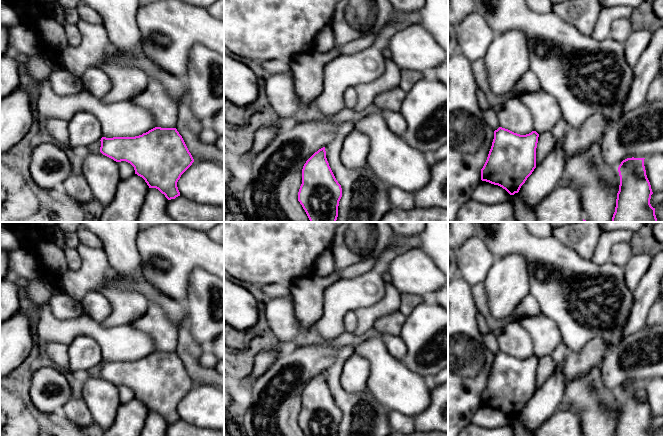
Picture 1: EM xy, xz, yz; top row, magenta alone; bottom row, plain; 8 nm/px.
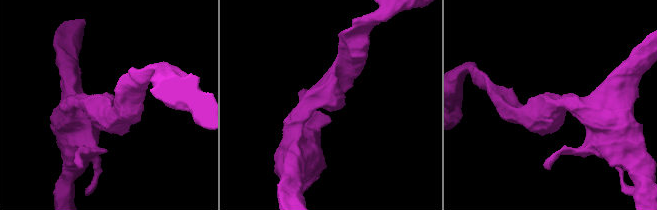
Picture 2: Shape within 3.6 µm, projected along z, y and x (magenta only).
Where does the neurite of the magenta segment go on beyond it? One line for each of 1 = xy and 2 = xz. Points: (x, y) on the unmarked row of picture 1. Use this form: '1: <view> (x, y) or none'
1: xy (164, 333)
2: none

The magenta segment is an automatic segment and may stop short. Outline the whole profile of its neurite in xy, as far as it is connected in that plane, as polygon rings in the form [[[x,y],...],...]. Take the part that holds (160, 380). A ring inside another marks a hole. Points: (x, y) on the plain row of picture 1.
[[[150,304],[146,313],[131,325],[152,338],[155,351],[135,361],[102,361],[100,376],[116,386],[130,387],[134,391],[135,398],[142,401],[149,412],[158,413],[168,424],[175,423],[180,420],[178,404],[194,386],[182,360],[175,352],[179,328],[167,318],[163,309],[157,304]]]

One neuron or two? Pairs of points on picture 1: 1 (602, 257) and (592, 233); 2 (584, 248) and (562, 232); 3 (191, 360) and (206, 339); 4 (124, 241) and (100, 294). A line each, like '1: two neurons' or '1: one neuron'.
1: two neurons
2: one neuron
3: two neurons
4: two neurons

